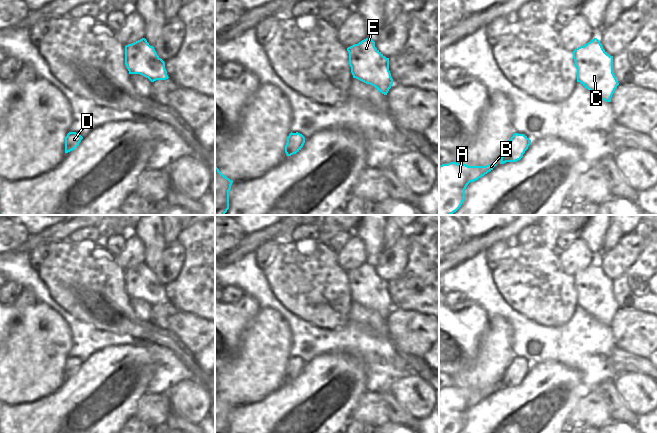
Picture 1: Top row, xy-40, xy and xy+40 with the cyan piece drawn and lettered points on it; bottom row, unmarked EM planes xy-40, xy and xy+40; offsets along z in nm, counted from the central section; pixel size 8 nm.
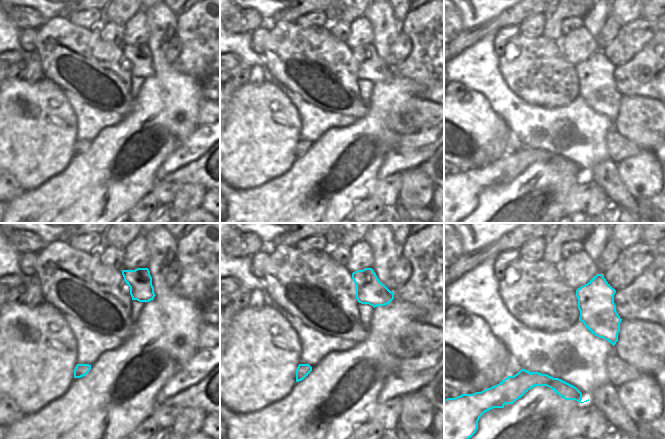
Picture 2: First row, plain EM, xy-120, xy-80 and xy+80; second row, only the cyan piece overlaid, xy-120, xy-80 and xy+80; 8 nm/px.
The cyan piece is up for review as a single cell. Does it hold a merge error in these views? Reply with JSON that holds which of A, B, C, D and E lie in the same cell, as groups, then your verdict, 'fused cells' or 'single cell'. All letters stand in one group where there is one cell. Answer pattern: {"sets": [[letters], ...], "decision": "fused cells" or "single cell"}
{"sets": [["A", "B", "C", "E"], ["D"]], "decision": "fused cells"}

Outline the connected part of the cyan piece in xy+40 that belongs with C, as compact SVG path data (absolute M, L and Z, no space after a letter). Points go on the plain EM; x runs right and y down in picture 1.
M594 262L584 270L573 275L577 293L577 306L590 314L595 320L611 326L611 321L619 309L613 297L613 280Z

